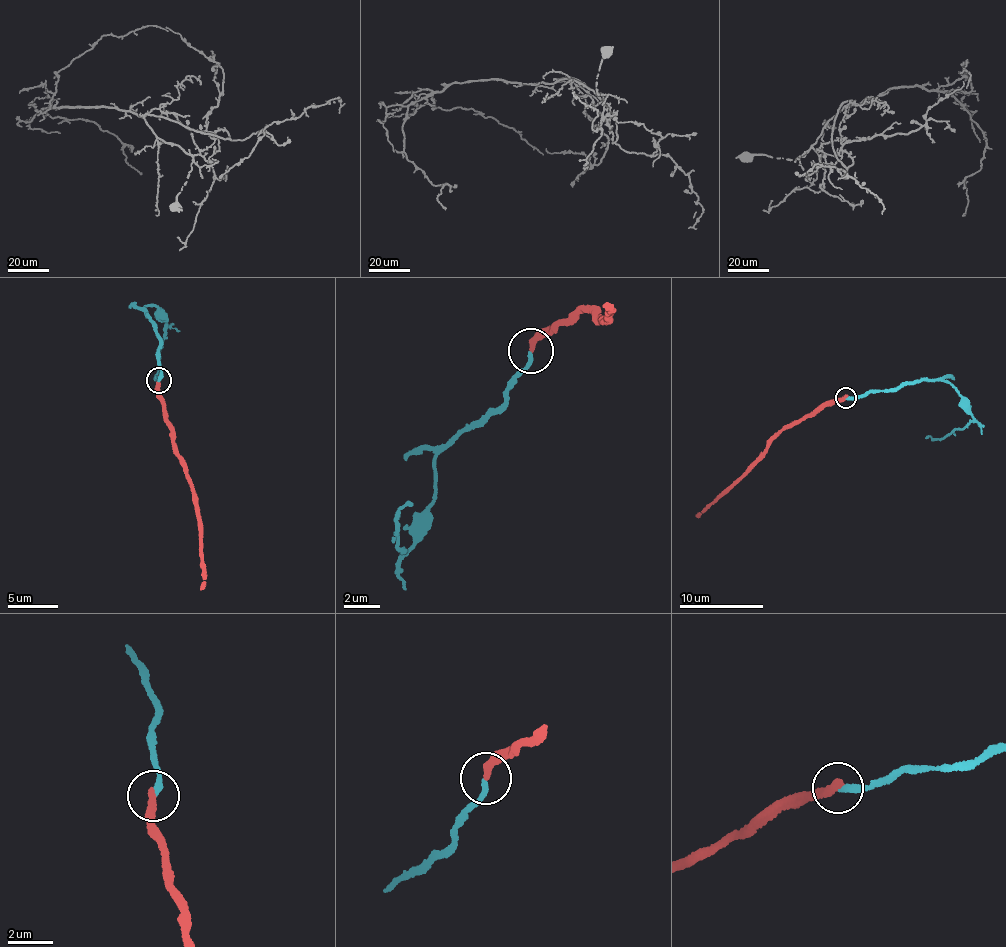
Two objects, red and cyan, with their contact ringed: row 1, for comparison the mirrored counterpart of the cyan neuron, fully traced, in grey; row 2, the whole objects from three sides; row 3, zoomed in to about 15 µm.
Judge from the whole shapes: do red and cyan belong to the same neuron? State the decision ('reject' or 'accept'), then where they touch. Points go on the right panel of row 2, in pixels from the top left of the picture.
reject; at (846, 398)

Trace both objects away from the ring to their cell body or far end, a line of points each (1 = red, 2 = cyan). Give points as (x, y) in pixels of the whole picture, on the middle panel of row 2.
1: (530, 351), (550, 330), (587, 311), (593, 322), (606, 321), (603, 307)
2: (530, 351), (530, 366), (517, 378), (508, 404), (435, 459), (435, 478), (404, 554), (395, 532), (412, 503)

